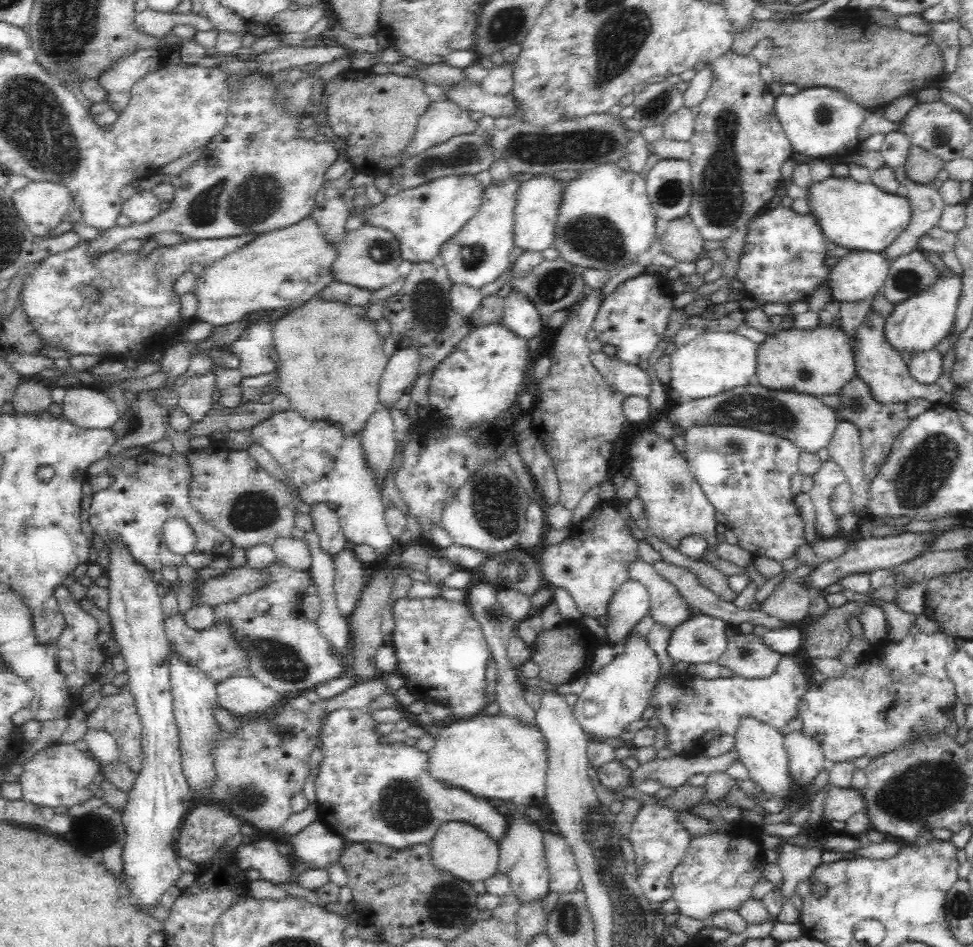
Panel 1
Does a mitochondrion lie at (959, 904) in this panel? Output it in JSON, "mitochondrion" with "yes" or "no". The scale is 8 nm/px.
{"mitochondrion":"yes"}

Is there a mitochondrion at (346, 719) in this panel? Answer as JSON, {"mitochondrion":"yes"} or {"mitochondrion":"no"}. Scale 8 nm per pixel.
{"mitochondrion":"no"}

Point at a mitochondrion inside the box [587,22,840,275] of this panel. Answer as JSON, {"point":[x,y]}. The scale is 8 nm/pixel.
{"point":[722,198]}

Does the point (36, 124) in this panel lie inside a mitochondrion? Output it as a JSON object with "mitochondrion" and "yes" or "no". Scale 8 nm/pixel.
{"mitochondrion":"yes"}

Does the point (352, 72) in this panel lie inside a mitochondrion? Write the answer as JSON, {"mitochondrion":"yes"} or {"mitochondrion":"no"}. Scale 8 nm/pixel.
{"mitochondrion":"no"}

